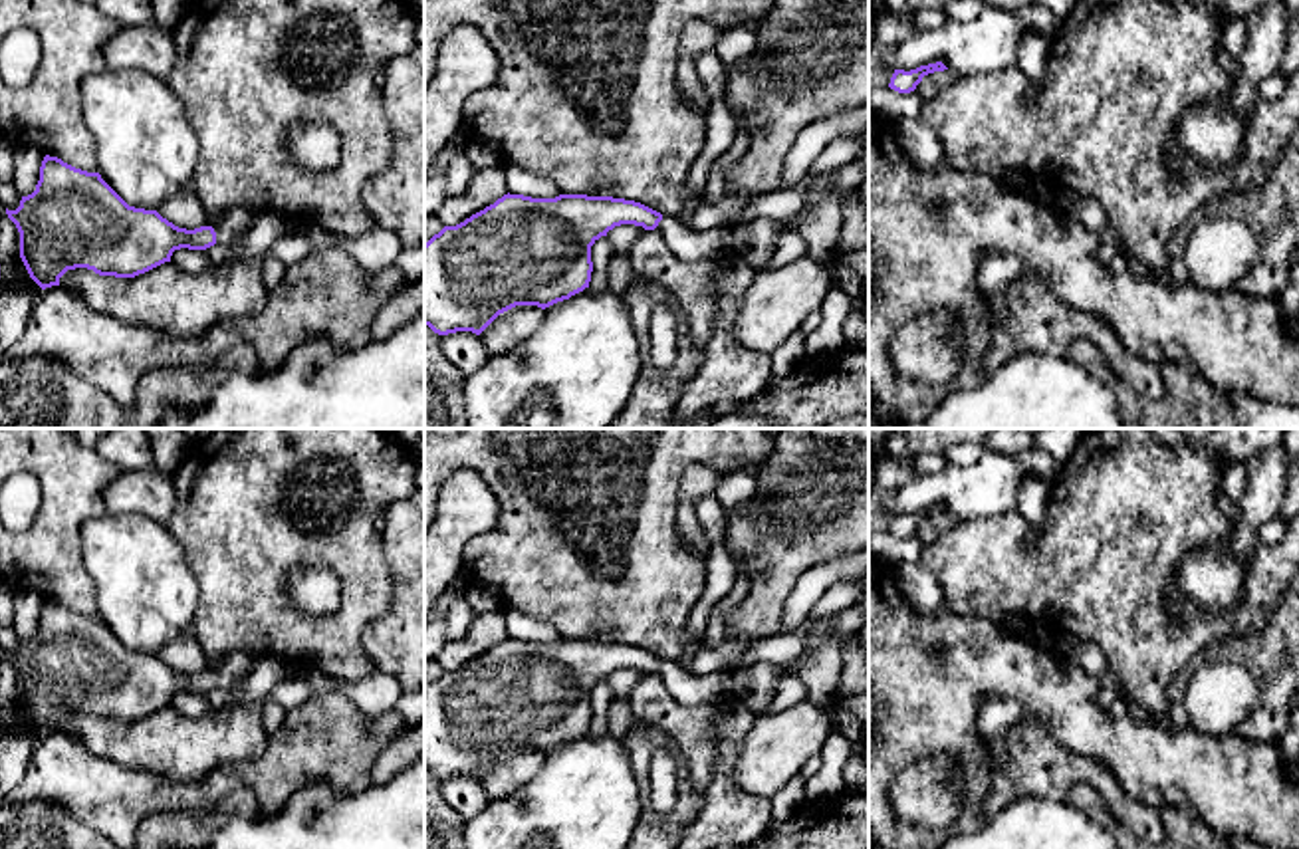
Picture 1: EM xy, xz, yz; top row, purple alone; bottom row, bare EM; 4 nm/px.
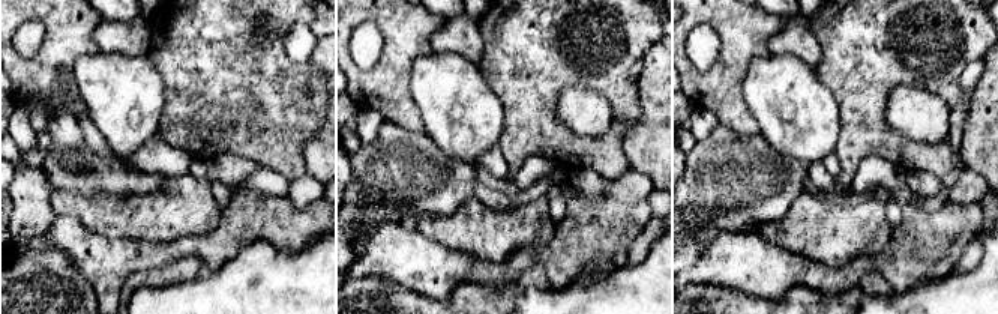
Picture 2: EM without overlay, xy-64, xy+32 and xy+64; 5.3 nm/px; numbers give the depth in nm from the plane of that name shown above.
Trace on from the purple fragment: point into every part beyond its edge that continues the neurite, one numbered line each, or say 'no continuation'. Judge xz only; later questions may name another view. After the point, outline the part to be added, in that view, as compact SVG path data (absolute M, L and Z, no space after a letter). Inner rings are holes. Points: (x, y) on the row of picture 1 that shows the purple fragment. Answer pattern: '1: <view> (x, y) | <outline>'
1: xz (689, 244) | M662 214L656 230L662 234L670 252L682 262L722 262L734 256L734 236L726 224L710 230L694 230L678 214Z

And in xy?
1: xy (236, 223) | M234 206L226 212L224 220L214 228L216 244L234 246L252 226L256 212L244 206Z

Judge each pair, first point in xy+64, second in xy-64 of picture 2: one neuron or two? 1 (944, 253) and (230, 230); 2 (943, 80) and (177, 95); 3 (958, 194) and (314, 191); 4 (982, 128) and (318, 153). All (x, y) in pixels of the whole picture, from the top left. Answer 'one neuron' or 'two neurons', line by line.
1: one neuron
2: one neuron
3: one neuron
4: one neuron

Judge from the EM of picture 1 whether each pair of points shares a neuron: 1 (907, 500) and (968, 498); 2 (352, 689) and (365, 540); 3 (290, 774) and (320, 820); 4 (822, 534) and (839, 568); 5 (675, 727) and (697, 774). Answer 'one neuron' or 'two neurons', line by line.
1: one neuron
2: two neurons
3: two neurons
4: two neurons
5: one neuron

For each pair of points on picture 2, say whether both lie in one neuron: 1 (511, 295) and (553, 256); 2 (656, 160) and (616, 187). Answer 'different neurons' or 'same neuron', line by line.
1: different neurons
2: different neurons

